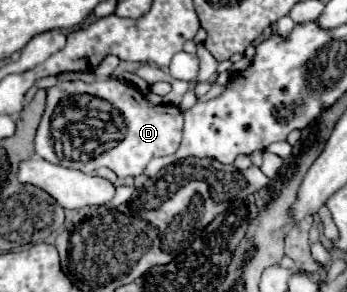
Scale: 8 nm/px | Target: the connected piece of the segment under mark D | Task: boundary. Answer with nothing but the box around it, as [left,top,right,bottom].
[35,79,183,177]

